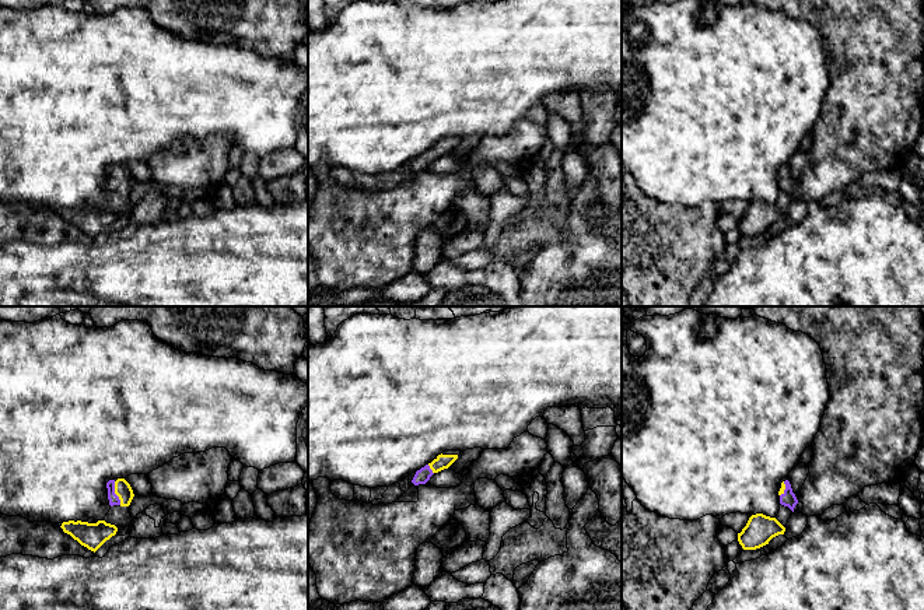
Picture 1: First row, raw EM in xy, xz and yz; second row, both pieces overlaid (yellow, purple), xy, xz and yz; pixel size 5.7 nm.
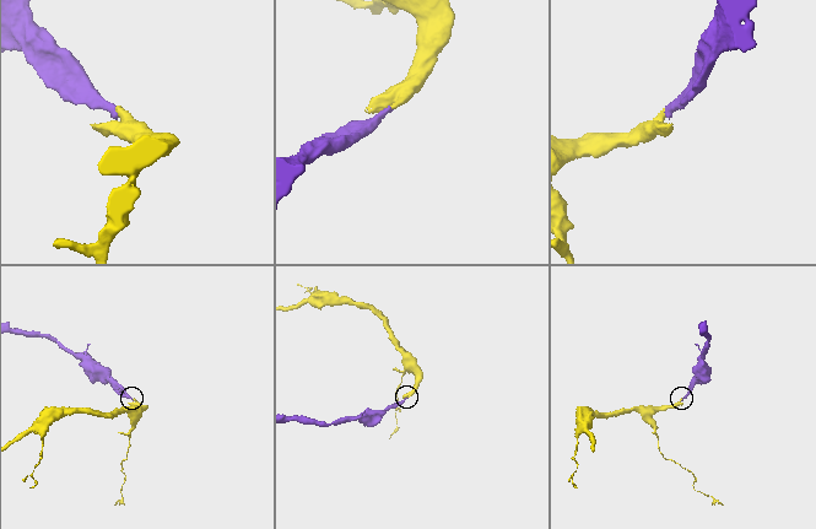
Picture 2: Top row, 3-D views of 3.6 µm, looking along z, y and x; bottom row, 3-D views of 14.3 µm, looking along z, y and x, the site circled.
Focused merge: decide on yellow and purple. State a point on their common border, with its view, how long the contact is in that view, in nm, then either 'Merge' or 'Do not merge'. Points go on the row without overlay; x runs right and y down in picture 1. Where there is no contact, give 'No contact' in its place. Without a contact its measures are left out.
Touches yellow at xy (115, 179). Shared border 140 nm. Merge

